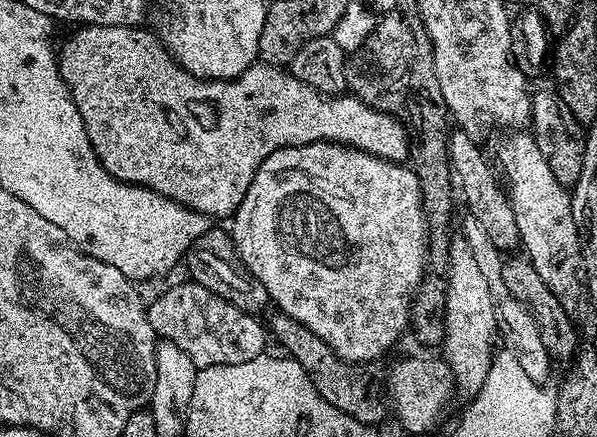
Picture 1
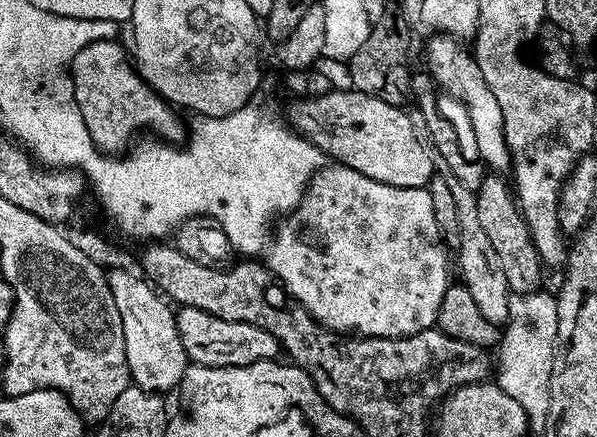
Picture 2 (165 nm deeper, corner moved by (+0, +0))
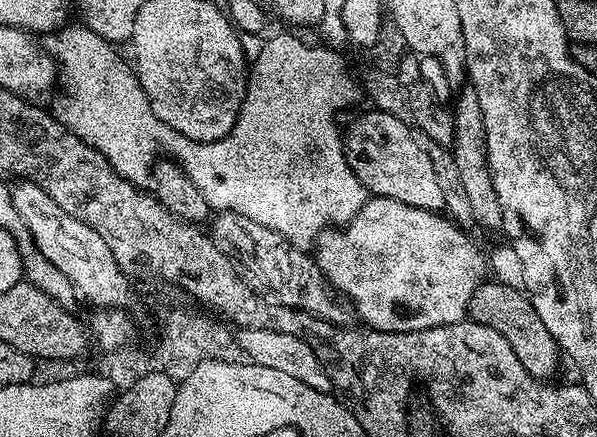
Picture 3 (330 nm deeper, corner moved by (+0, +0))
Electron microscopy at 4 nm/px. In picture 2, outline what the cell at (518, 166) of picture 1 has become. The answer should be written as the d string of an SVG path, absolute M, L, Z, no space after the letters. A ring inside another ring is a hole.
M436 34L428 44L427 75L431 76L437 85L440 84L457 100L464 104L464 112L468 115L468 124L472 127L472 140L476 143L475 155L493 173L504 174L511 169L512 159L504 137L502 110L498 107L498 98L490 94L490 86L486 86L486 78L482 78L482 70L478 70L478 62L471 51L468 52L463 43L455 36Z

